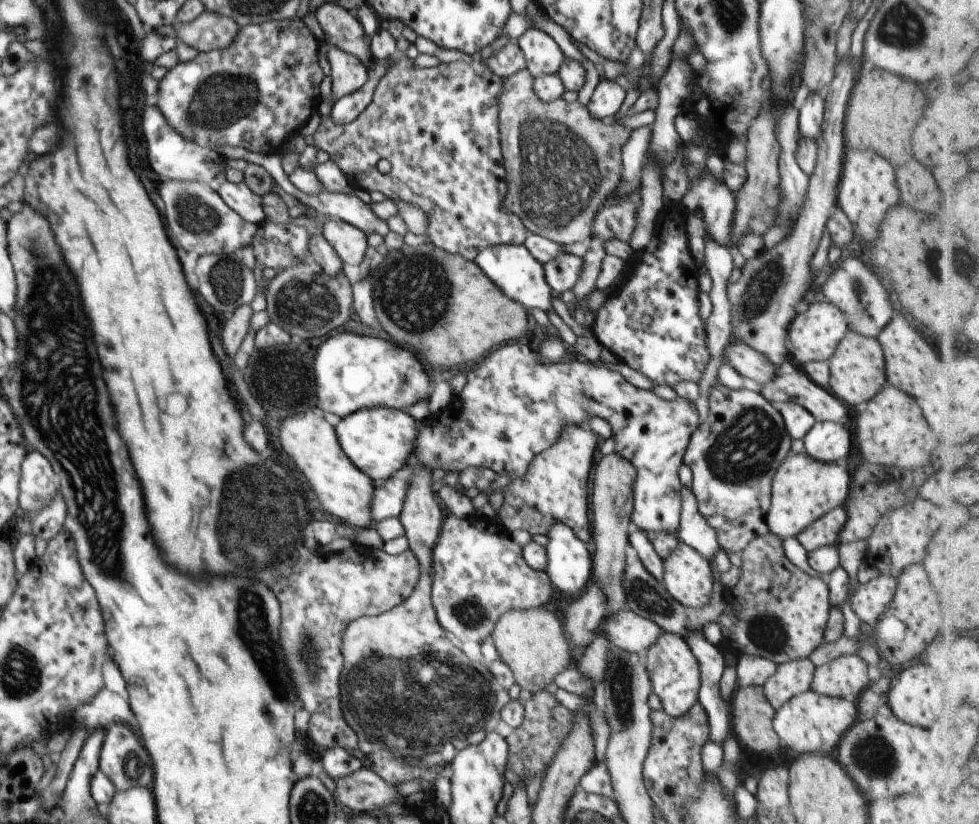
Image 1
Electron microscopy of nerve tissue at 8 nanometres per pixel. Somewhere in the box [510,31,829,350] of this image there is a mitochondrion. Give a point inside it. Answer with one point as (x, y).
(758, 293)

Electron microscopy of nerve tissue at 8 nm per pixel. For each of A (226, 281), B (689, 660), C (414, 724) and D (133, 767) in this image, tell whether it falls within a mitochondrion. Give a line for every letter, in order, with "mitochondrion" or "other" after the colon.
A: mitochondrion
B: other
C: mitochondrion
D: mitochondrion

